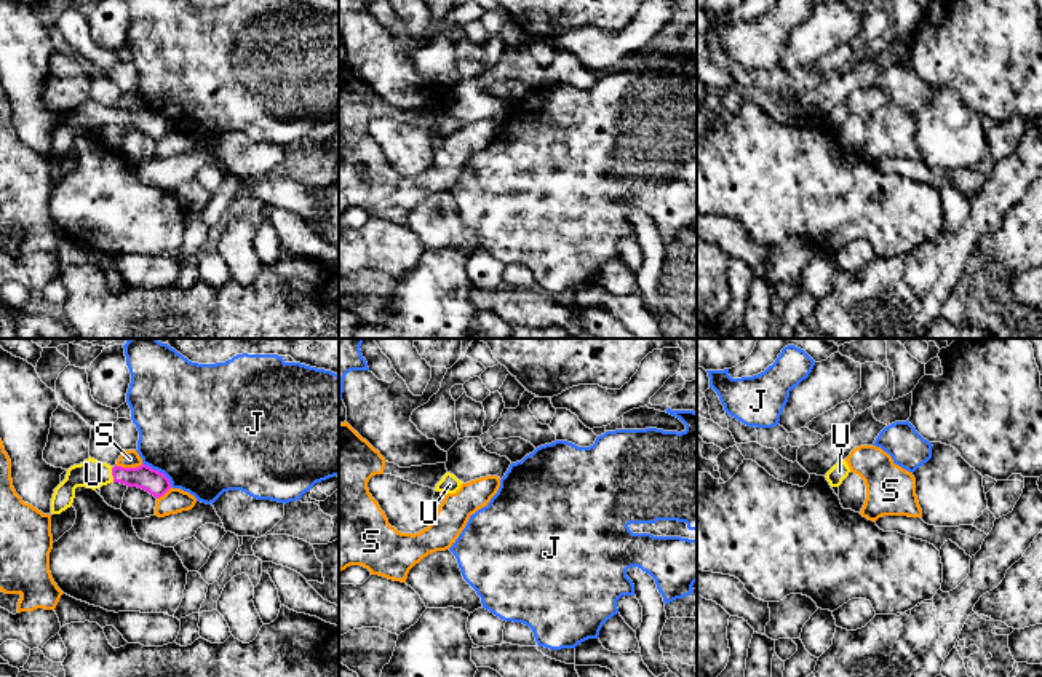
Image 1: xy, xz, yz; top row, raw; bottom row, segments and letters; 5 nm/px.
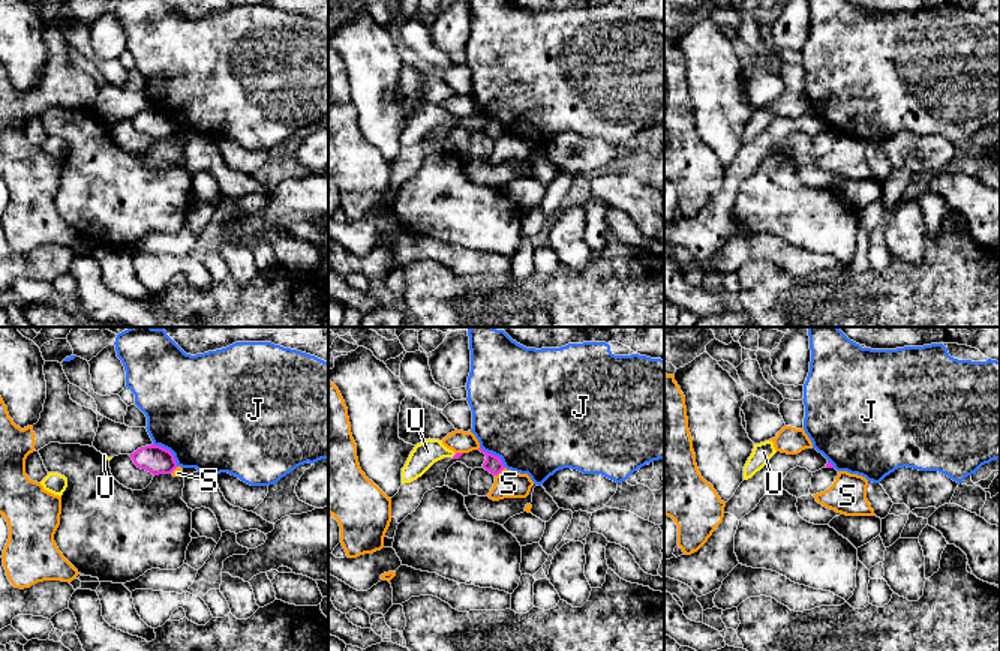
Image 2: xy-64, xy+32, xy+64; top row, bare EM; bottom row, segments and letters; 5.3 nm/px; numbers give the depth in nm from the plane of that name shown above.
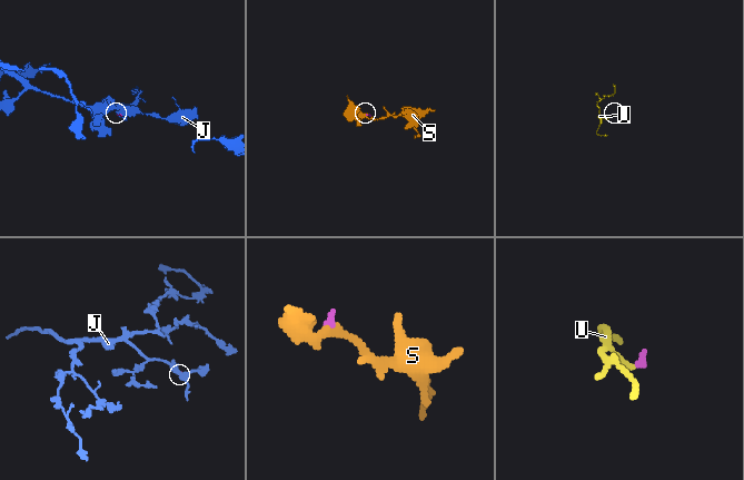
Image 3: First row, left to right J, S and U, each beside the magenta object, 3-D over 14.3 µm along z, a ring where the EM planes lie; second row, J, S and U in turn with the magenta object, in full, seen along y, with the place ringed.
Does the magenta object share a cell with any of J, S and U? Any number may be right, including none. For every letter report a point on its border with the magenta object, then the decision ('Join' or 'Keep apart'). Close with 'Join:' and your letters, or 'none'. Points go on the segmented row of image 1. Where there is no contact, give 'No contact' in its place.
J: Touches magenta at xy (159, 471). Keep apart
S: Touches magenta at xy (128, 468). Keep apart
U: Touches magenta at xy (112, 475). Join
Join: U

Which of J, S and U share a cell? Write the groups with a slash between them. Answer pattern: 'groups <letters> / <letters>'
groups J / S / U

